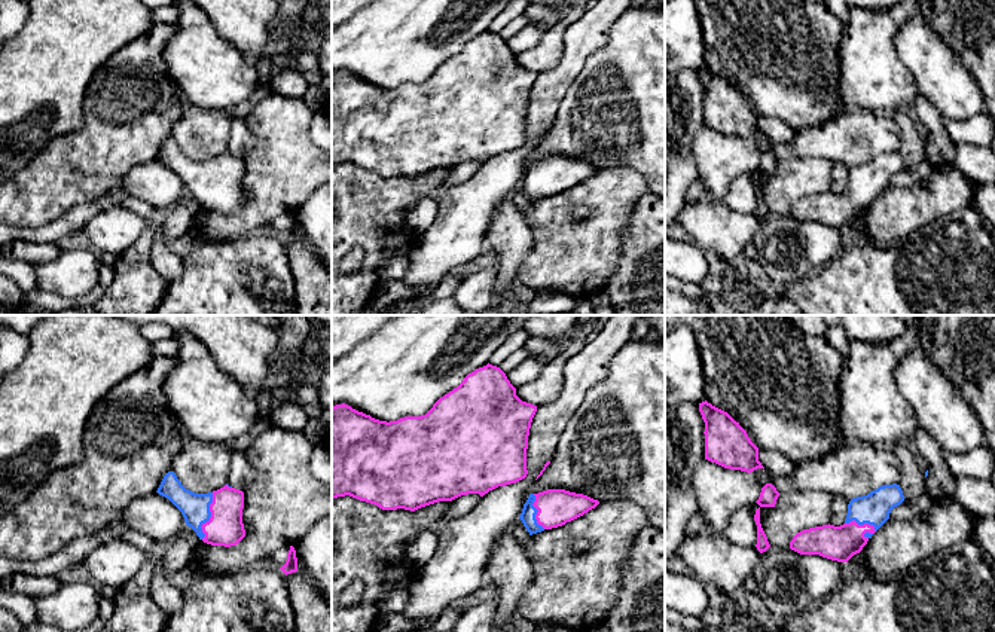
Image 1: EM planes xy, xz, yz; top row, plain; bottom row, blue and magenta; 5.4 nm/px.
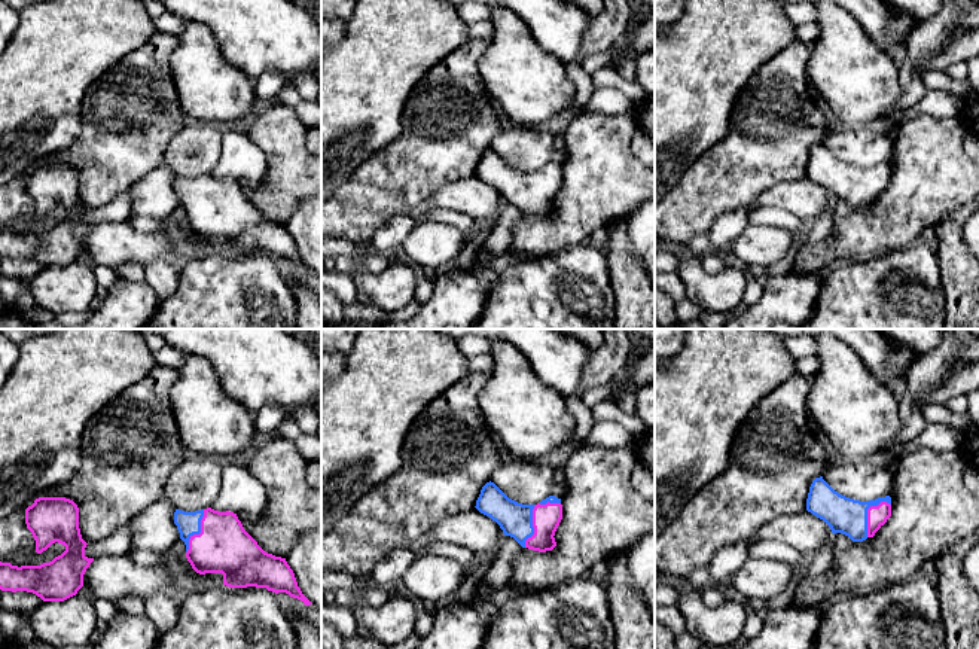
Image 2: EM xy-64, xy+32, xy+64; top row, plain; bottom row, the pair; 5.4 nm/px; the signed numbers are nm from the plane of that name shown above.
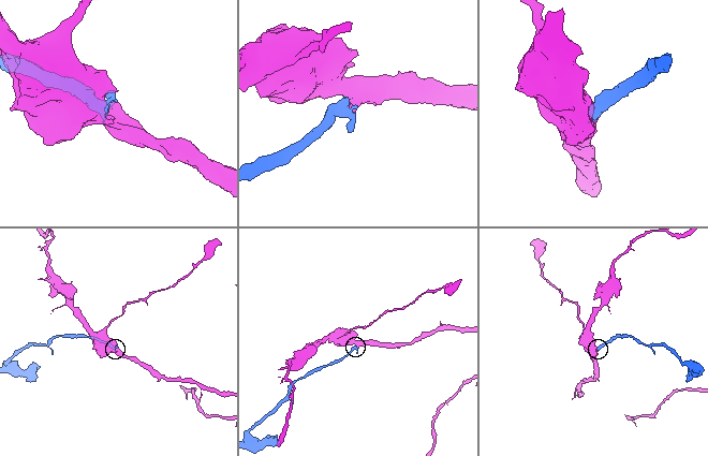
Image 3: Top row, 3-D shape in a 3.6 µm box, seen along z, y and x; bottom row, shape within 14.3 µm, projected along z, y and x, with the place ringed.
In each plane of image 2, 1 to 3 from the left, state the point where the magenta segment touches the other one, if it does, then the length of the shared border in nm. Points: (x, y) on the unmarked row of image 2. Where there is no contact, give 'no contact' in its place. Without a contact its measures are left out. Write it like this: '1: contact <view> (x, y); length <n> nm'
1: contact xy-64 (198, 200); length 260 nm
2: contact xy+32 (531, 192); length 240 nm
3: contact xy+64 (866, 179); length 220 nm

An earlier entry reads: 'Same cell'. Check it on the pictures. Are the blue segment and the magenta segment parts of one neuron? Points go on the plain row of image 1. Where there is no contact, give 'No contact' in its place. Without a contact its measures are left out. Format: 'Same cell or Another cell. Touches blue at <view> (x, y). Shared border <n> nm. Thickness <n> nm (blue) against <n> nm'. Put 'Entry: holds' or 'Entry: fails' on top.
Entry: holds
Same cell. Touches blue at xy (210, 183). Shared border 260 nm. Thickness 160 nm (blue) against 190 nm

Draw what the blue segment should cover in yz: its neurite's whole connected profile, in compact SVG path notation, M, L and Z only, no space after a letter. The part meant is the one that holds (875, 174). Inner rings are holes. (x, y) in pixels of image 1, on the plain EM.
M883 152L867 162L852 165L845 190L822 192L797 199L790 216L800 222L848 229L860 220L872 202L889 186L894 174L904 168L900 152Z

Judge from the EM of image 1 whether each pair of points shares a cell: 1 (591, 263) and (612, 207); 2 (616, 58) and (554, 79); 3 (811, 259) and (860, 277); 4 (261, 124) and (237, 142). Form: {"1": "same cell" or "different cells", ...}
{"1": "same cell", "2": "different cells", "3": "different cells", "4": "different cells"}

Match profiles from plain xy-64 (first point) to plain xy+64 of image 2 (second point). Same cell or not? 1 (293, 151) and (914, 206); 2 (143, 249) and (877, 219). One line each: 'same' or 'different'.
1: same
2: different

